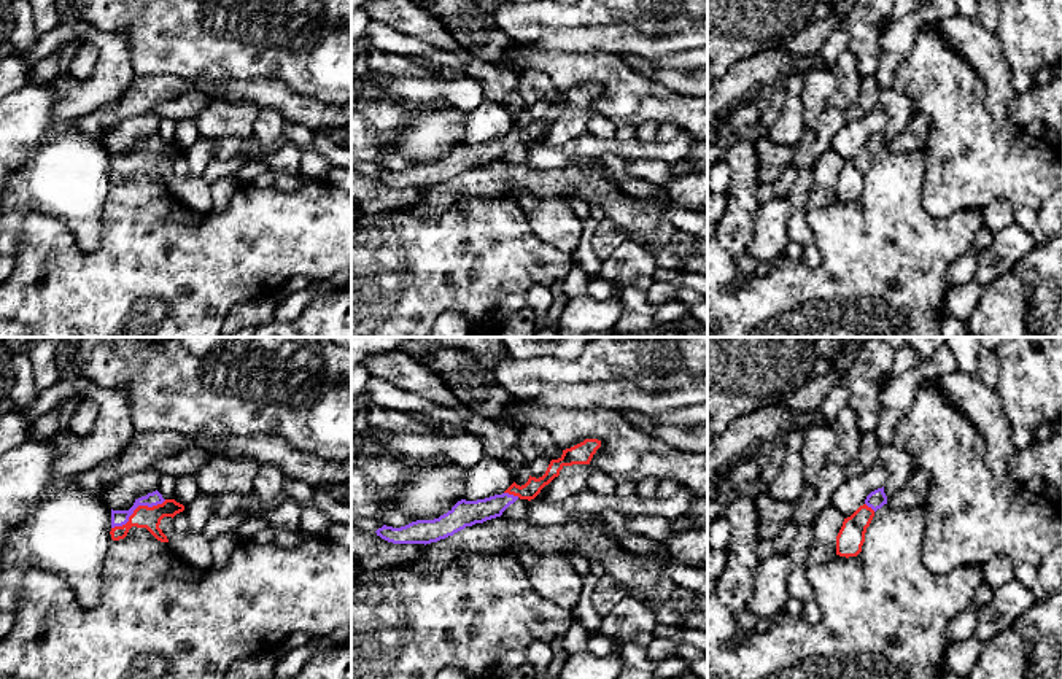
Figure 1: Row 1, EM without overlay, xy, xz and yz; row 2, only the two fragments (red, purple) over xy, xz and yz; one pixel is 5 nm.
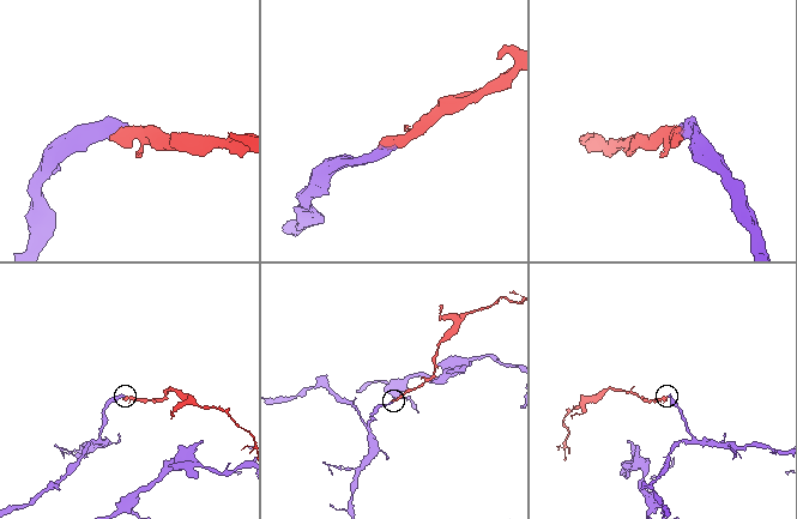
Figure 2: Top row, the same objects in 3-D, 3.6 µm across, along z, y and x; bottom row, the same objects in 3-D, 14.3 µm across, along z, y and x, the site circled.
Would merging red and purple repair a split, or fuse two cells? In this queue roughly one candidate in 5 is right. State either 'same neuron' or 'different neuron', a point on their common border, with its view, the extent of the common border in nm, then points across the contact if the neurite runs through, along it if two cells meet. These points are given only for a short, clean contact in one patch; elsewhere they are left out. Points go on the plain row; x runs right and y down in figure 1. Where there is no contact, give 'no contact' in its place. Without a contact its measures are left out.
same neuron | xy (137, 151) | 320 nm | across xy (147, 161), (137, 151), (127, 161), (118, 161)

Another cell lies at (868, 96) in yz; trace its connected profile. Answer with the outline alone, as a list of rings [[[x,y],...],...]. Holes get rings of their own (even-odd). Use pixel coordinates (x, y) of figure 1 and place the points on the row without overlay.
[[[874,76],[863,78],[860,83],[857,103],[844,111],[846,122],[854,122],[879,105],[881,87]]]

